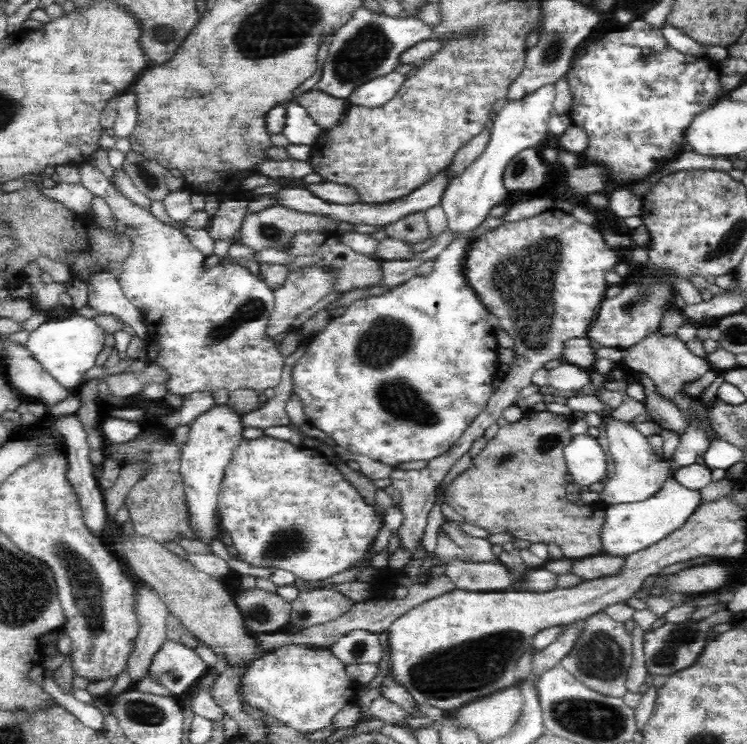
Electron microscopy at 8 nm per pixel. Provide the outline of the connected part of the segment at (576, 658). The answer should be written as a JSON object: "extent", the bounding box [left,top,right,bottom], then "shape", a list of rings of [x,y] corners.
{"extent":[561,609,633,697],"shape":[[[604,609],[597,610],[585,621],[586,630],[574,648],[561,660],[561,665],[580,683],[606,696],[623,697],[626,693],[626,674],[632,662],[633,646],[629,626],[614,621]]]}

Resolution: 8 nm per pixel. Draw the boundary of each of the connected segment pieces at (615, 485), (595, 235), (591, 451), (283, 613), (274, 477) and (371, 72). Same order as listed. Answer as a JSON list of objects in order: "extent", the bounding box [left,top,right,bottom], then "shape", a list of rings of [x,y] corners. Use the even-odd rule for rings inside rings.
[{"extent":[600,417,683,506],"shape":[[[604,417],[607,425],[608,441],[610,441],[610,456],[614,462],[614,474],[605,481],[604,488],[600,490],[600,501],[609,506],[616,504],[632,504],[644,502],[661,492],[668,481],[676,482],[683,467],[675,460],[675,456],[668,456],[663,452],[656,452],[649,438],[643,436],[638,430],[626,425],[616,425],[610,418]]]},{"extent":[390,207,620,551],"shape":[[[553,207],[535,214],[530,218],[505,221],[492,232],[484,233],[472,242],[466,260],[468,282],[480,297],[482,304],[488,309],[490,315],[514,339],[514,359],[510,372],[501,380],[496,391],[489,398],[485,410],[468,426],[461,438],[441,456],[430,461],[423,470],[400,470],[396,468],[390,472],[390,484],[400,496],[400,510],[402,511],[401,543],[408,550],[414,551],[417,543],[423,538],[426,527],[426,518],[432,506],[438,502],[438,486],[447,473],[458,460],[470,452],[476,439],[484,437],[490,426],[502,417],[501,413],[507,407],[515,405],[520,398],[522,388],[532,384],[531,378],[536,369],[543,367],[550,360],[561,359],[563,344],[570,337],[584,337],[589,324],[592,324],[597,308],[605,298],[609,286],[604,276],[620,263],[618,252],[610,241],[604,236],[604,228],[600,224],[585,224],[578,221],[572,213],[564,212]]]},{"extent":[563,434,606,486],"shape":[[[586,434],[571,436],[568,446],[563,450],[567,474],[574,482],[589,486],[599,482],[606,474],[606,454],[602,451],[597,438]]]},{"extent":[234,585,291,635],"shape":[[[256,585],[256,588],[238,592],[234,595],[234,600],[246,629],[252,635],[284,631],[291,601],[284,599],[277,592],[268,592]]]},{"extent":[218,436,380,581],"shape":[[[266,436],[256,438],[256,440],[242,439],[240,444],[232,449],[232,458],[224,468],[224,478],[220,488],[220,498],[218,500],[218,512],[222,529],[232,537],[233,546],[242,555],[245,562],[255,566],[278,567],[293,572],[294,575],[302,577],[306,581],[323,580],[333,574],[346,570],[354,564],[368,547],[375,541],[380,530],[380,525],[372,509],[363,501],[360,493],[340,475],[334,467],[330,466],[325,456],[314,448],[298,447],[290,442],[278,440]]]},{"extent":[316,5,430,100],"shape":[[[360,5],[340,28],[336,29],[326,68],[316,88],[336,98],[348,100],[352,91],[367,80],[390,74],[401,65],[402,56],[415,44],[430,39],[429,25],[411,16],[398,20],[384,13],[373,12]]]}]

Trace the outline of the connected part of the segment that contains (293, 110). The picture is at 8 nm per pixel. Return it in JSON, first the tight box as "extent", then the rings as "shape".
{"extent":[281,100,322,146],"shape":[[[290,100],[282,105],[285,108],[285,123],[281,133],[286,136],[286,140],[296,146],[312,146],[318,140],[322,128],[299,104]]]}

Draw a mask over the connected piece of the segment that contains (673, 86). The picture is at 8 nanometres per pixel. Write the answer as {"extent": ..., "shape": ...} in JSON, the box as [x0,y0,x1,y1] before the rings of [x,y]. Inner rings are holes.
{"extent":[567,20,726,184],"shape":[[[636,20],[631,22],[622,29],[610,30],[603,35],[601,40],[596,40],[592,44],[586,46],[586,54],[584,56],[578,57],[572,62],[572,67],[567,72],[568,83],[572,87],[572,108],[569,111],[570,118],[574,125],[584,128],[588,133],[588,148],[585,151],[588,160],[596,163],[604,163],[606,167],[612,169],[612,174],[610,174],[610,180],[616,181],[618,184],[633,184],[637,181],[646,179],[649,175],[657,171],[666,162],[676,158],[682,150],[682,145],[684,141],[684,134],[691,123],[691,120],[705,108],[708,108],[713,101],[721,98],[726,92],[720,89],[719,79],[721,74],[717,69],[717,64],[711,61],[706,61],[706,59],[698,59],[694,57],[688,57],[680,54],[676,51],[668,41],[662,32],[654,32],[650,30],[641,20]],[[643,47],[648,47],[652,49],[652,55],[647,58],[641,58],[641,51]]]}

